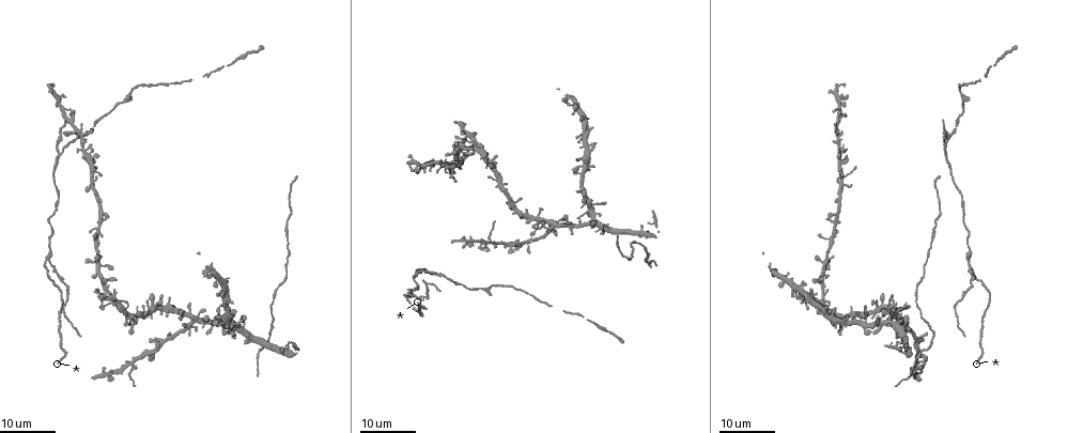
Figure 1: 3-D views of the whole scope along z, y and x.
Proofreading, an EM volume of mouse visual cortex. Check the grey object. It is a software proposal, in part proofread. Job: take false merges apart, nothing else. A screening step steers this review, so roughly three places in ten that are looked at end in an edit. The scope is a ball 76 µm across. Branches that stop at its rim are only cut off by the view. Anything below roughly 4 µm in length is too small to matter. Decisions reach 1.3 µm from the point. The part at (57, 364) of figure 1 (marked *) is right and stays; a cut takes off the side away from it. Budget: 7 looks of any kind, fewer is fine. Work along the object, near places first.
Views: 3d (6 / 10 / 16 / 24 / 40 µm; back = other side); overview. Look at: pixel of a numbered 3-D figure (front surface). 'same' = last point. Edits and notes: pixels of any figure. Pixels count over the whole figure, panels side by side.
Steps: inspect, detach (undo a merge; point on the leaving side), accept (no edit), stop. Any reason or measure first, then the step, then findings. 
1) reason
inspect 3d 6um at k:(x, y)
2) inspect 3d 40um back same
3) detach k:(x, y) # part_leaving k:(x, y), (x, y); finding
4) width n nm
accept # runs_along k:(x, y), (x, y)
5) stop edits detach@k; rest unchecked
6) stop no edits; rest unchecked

three arms meet
inspect 3d 24um at 1:(968, 259)

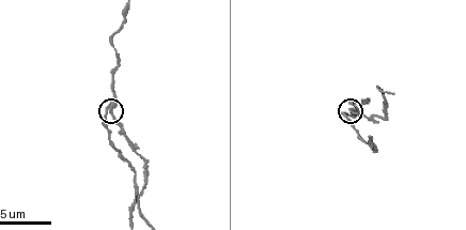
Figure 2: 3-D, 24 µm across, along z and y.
inspect 3d 6um at 2:(350, 112)

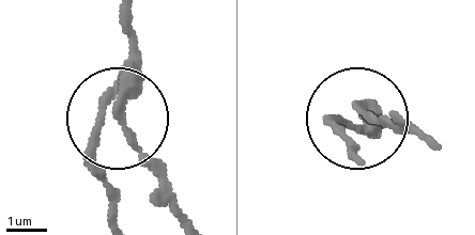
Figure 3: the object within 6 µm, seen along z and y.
detach 3:(124, 134) # part_leaving 3:(132, 73), (122, 121), (173, 213); two neurons meet here

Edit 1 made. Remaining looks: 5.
inspect overview

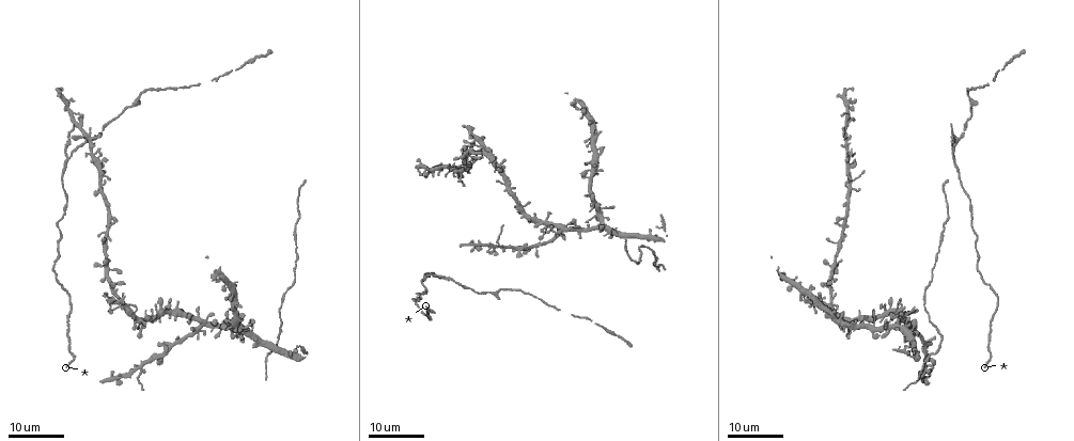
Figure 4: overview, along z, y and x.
calibre changes
inspect 3d 24um at 4:(137, 96)

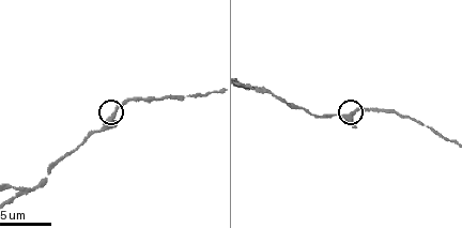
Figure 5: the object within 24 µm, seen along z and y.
inspect 3d 10um at 5:(116, 112)

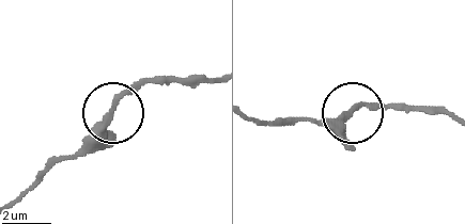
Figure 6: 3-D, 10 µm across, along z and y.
zoom in
inspect 3d 6um at 6:(349, 110)

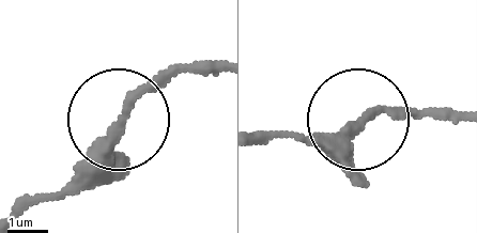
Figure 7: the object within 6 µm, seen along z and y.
accept # runs_along 7:(24, 212), (64, 190), (136, 98), (194, 61); all the same neuron

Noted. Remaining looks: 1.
stop edits detach@3; rest unchecked

